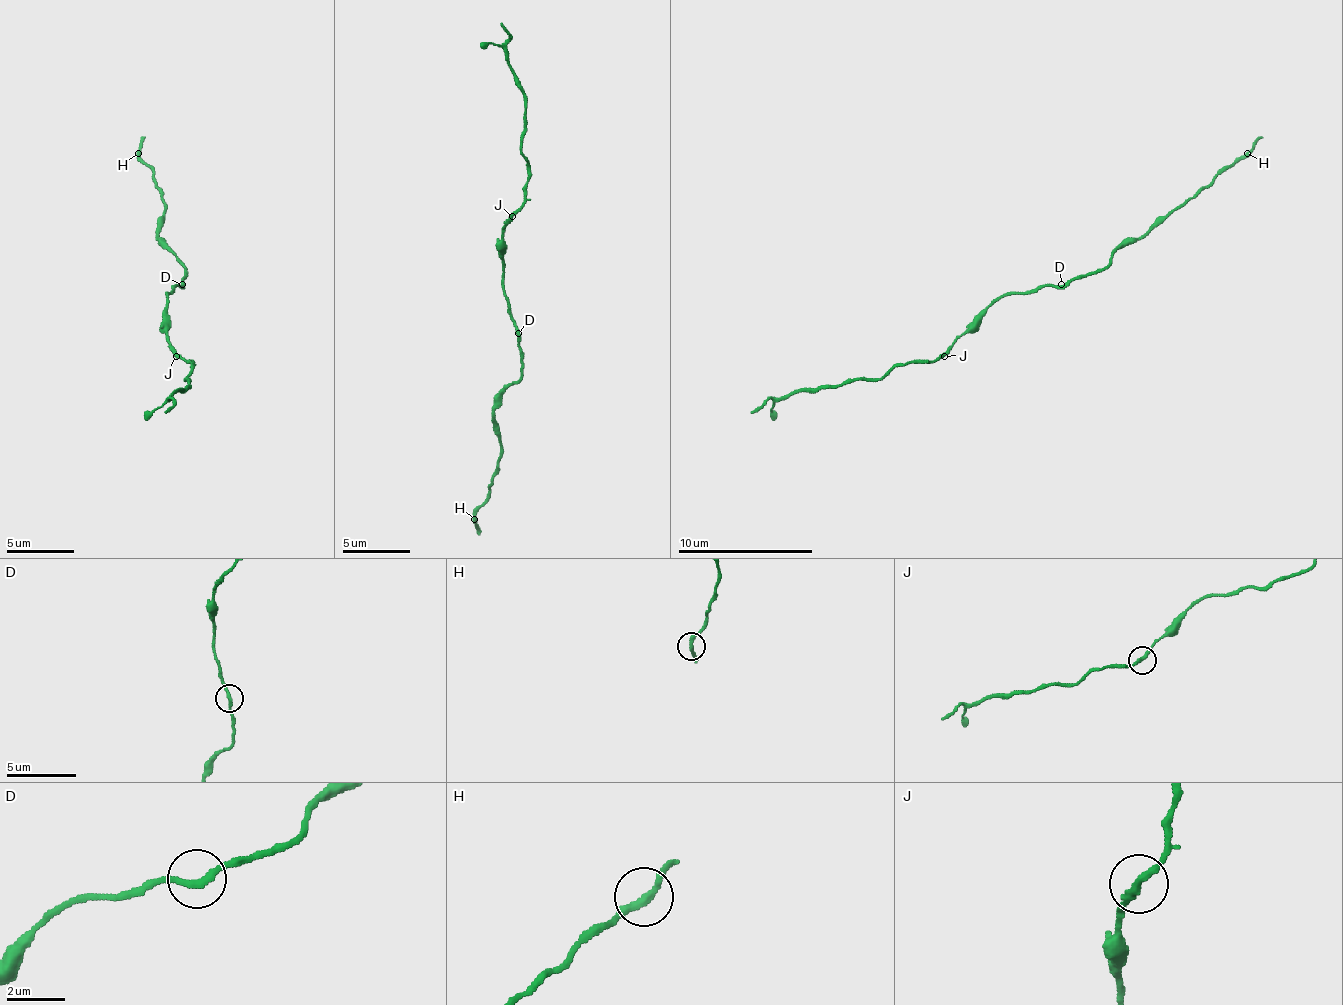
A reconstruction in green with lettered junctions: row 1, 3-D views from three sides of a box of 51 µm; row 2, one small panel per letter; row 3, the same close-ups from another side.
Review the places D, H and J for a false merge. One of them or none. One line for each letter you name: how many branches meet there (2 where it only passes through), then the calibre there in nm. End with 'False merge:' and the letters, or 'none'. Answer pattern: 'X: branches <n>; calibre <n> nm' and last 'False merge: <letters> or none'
False merge: none

